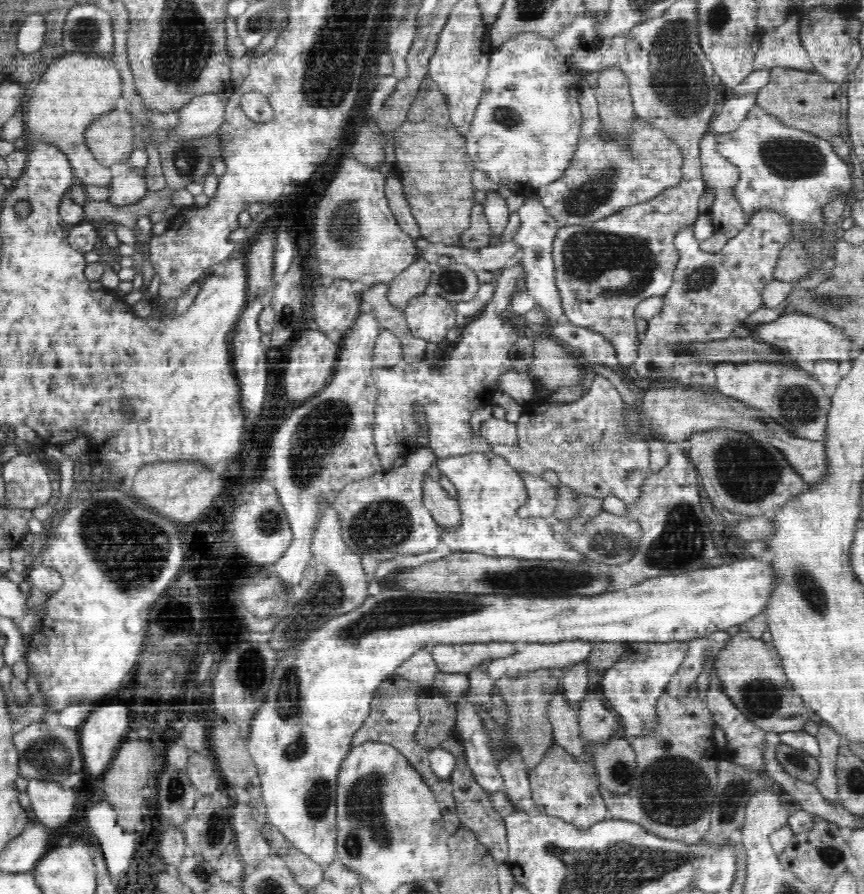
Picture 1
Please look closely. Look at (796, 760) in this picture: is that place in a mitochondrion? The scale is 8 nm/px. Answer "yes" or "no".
yes

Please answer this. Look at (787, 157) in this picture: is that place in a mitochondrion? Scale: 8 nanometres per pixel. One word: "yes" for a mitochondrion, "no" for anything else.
yes

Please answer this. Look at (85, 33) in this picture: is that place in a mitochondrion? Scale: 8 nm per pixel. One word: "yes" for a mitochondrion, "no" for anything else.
yes

